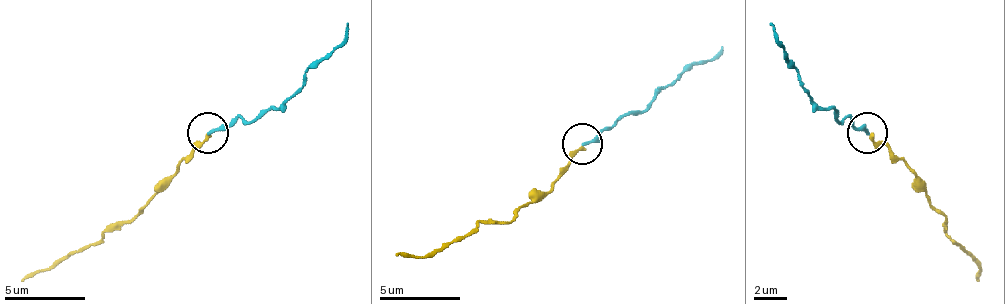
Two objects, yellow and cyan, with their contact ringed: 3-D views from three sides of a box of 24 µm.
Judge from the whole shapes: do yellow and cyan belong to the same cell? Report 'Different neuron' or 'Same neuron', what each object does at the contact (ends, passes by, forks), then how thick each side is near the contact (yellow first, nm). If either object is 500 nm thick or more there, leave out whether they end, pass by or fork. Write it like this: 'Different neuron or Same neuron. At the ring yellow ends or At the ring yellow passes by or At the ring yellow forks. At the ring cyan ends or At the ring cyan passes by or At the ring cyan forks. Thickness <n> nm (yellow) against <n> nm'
Same neuron. At the ring yellow ends. At the ring cyan ends. Thickness 220 nm (yellow) against 180 nm

